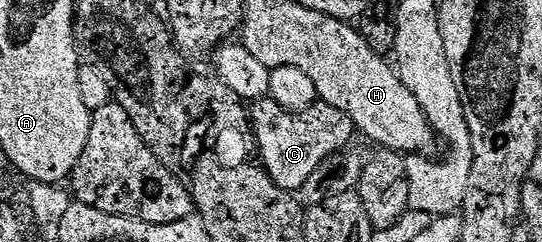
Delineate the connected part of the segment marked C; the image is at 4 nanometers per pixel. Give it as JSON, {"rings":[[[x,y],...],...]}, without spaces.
{"rings":[[[269,96],[254,103],[251,119],[255,133],[261,135],[257,145],[267,152],[267,162],[269,162],[271,170],[273,172],[277,170],[277,174],[281,174],[281,176],[277,176],[277,180],[281,184],[297,186],[303,182],[303,176],[311,174],[321,160],[333,157],[348,147],[346,144],[353,132],[355,133],[355,125],[350,117],[339,110],[321,104],[314,109],[315,116],[303,118],[299,122],[294,117],[283,118],[283,116],[279,116],[277,130],[275,130],[275,116],[277,116],[275,108],[277,105],[278,102]]]}

